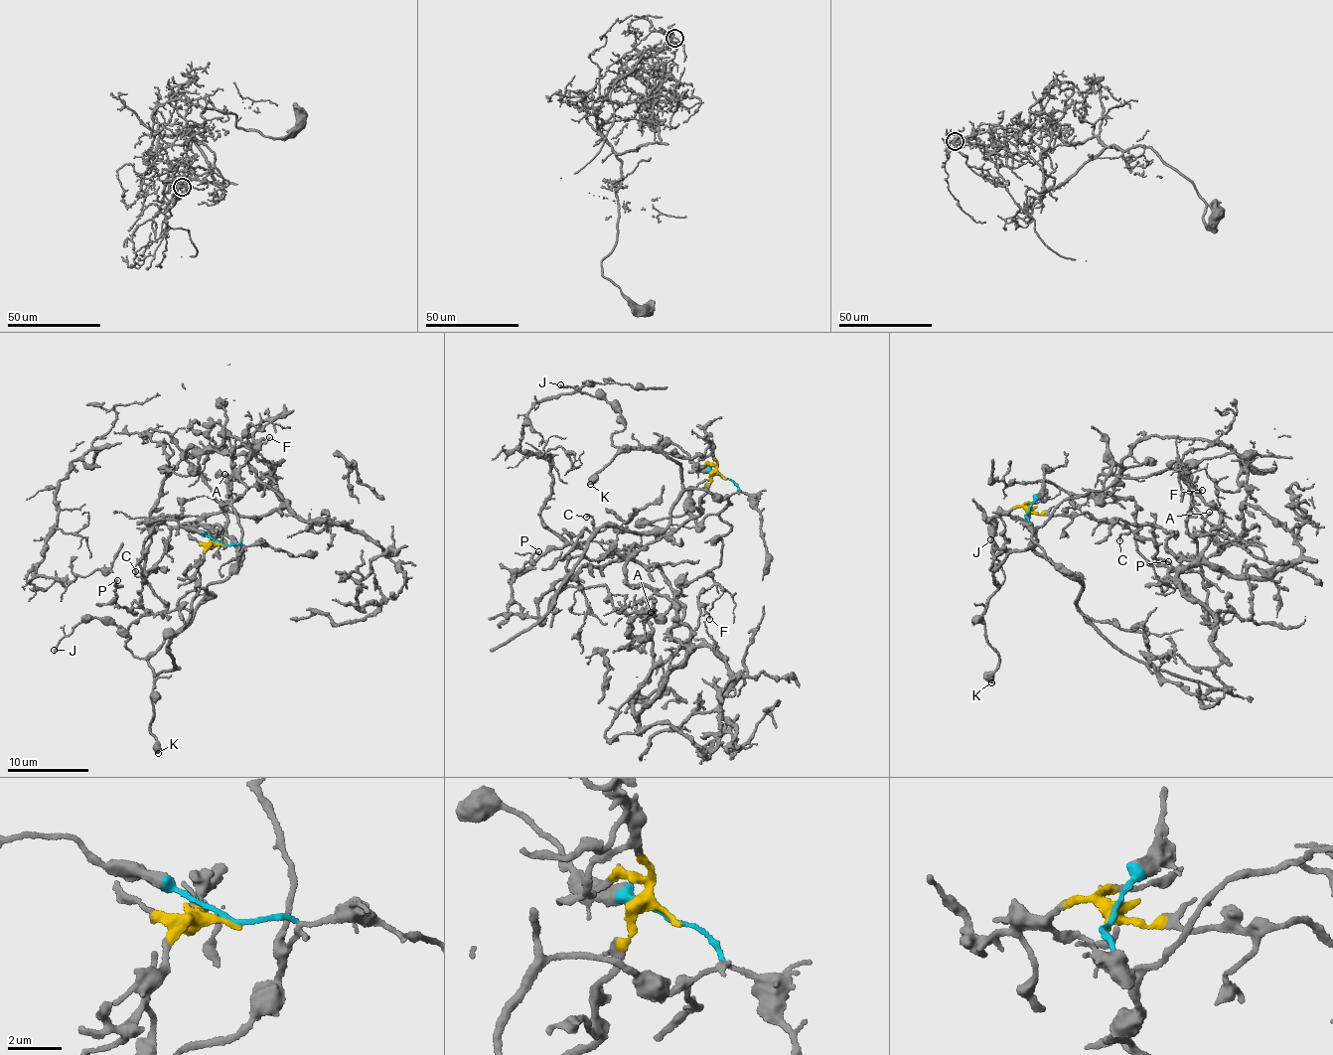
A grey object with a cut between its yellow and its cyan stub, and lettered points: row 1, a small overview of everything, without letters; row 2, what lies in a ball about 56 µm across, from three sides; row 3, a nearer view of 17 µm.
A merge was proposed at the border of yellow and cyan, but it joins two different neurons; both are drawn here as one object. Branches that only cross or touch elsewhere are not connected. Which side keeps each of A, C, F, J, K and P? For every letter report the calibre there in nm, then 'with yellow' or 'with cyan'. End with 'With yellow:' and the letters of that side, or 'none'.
A: 150 nm | with yellow
C: 140 nm | with yellow
F: 110 nm | with yellow
J: 150 nm | with cyan
K: 550 nm | with cyan
P: 150 nm | with yellow
With yellow: A, C, F, P

